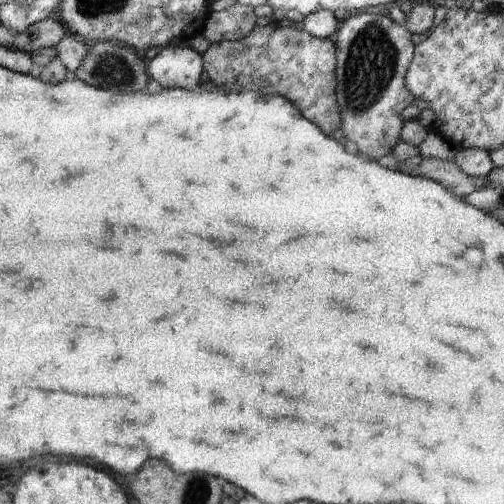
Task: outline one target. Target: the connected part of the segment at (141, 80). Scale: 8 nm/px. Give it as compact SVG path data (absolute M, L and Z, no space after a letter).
M98 41L94 46L90 47L82 66L71 75L71 77L82 80L86 84L110 90L110 92L140 92L140 90L147 90L149 75L146 74L144 62L138 58L138 54L134 49L127 47L119 42Z

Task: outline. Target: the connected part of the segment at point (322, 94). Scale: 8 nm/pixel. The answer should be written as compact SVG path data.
M274 22L265 26L256 25L252 34L242 40L211 44L203 54L203 69L208 72L210 85L214 89L282 96L324 134L331 135L342 124L335 95L335 54L333 39L316 38L304 29L297 30L293 23Z

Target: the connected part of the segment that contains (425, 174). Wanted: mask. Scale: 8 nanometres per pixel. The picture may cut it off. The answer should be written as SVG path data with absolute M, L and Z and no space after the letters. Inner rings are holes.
M422 157L422 162L410 174L439 182L454 196L463 199L474 190L481 190L486 186L486 180L468 176L456 166L454 161L444 161L438 158Z

